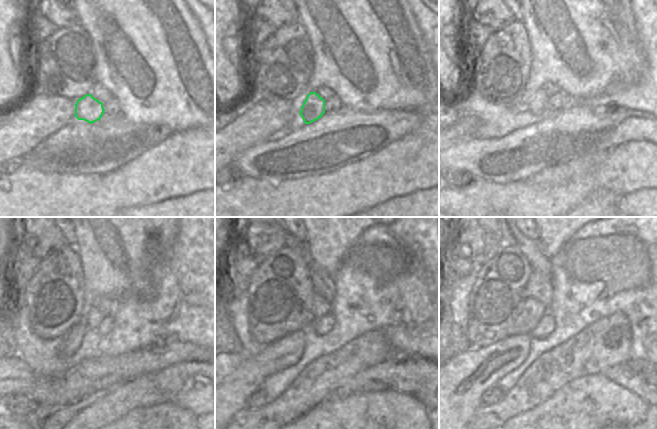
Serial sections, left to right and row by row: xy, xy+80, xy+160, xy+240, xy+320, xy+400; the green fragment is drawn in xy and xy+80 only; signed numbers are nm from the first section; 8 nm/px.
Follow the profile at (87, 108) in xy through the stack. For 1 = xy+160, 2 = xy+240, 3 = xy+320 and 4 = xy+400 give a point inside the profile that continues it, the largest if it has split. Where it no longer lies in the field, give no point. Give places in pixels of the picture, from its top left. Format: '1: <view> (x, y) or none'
1: xy+160 (536, 105)
2: xy+240 (94, 317)
3: xy+320 (321, 307)
4: xy+400 (538, 287)

